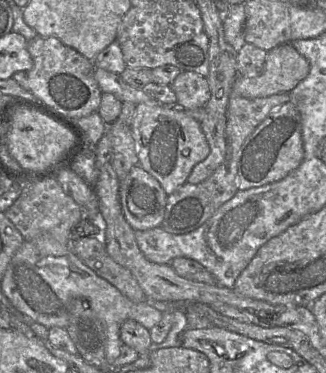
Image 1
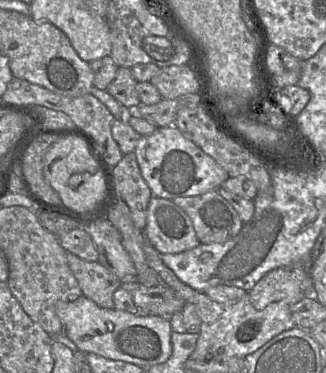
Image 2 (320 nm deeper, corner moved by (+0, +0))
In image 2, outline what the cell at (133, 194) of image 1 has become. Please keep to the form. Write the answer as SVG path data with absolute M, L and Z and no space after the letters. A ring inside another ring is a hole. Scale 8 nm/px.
M152 196L144 229L146 239L161 254L177 254L200 244L189 216L172 200Z

